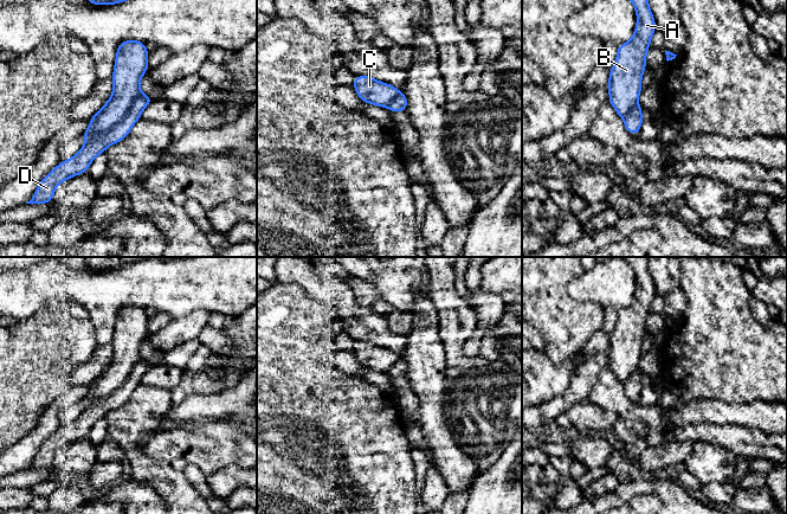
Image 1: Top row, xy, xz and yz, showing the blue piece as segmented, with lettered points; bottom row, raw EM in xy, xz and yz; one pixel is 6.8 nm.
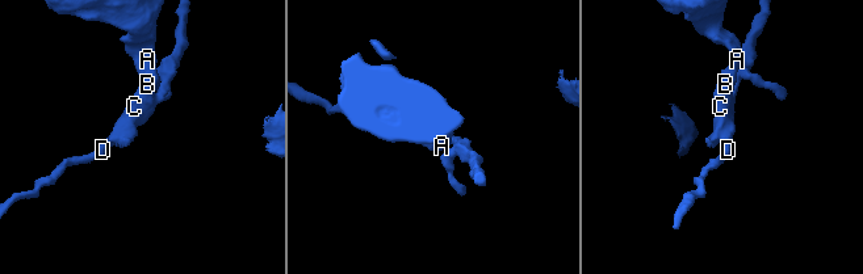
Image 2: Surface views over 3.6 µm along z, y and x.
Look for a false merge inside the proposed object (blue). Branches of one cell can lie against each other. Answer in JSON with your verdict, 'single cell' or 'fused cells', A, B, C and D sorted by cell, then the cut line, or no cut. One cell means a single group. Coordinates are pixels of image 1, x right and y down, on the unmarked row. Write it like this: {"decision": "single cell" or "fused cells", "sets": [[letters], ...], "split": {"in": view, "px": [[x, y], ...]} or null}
{"decision": "fused cells", "sets": [["A", "B", "C"], ["D"]], "split": {"in": "xy", "px": [[140, 357], [128, 377], [111, 393], [85, 410]]}}

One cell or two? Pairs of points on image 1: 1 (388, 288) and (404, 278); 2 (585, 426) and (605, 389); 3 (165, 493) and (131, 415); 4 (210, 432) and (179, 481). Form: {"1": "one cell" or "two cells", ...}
{"1": "one cell", "2": "two cells", "3": "one cell", "4": "two cells"}

